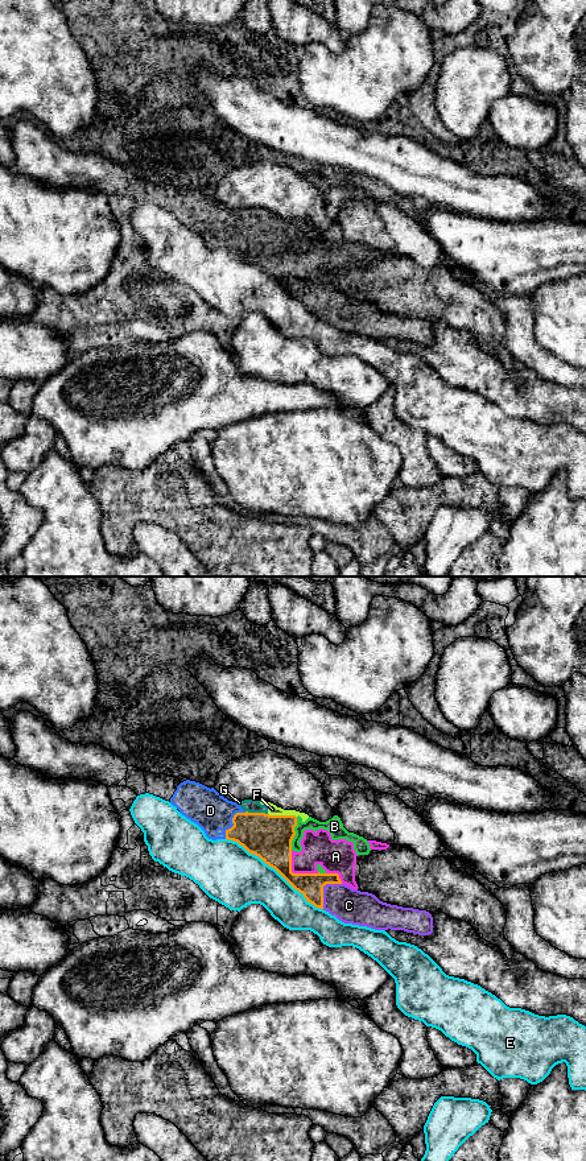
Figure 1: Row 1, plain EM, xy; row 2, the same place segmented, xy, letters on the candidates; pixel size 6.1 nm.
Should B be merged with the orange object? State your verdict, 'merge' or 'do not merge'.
do not merge

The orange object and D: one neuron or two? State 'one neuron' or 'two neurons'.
two neurons

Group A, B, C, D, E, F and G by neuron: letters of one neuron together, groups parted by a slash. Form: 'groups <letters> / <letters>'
groups A B D F G / C / E

